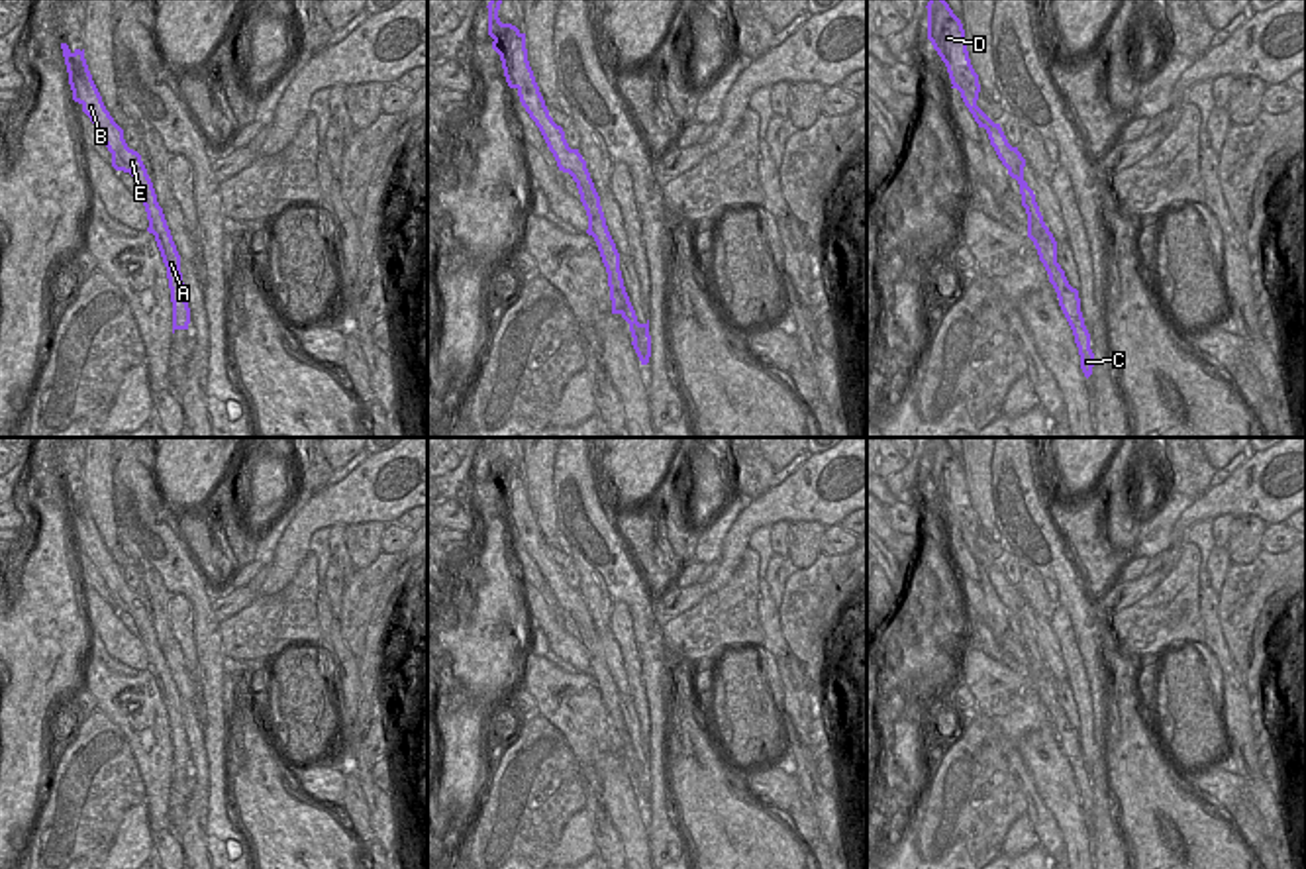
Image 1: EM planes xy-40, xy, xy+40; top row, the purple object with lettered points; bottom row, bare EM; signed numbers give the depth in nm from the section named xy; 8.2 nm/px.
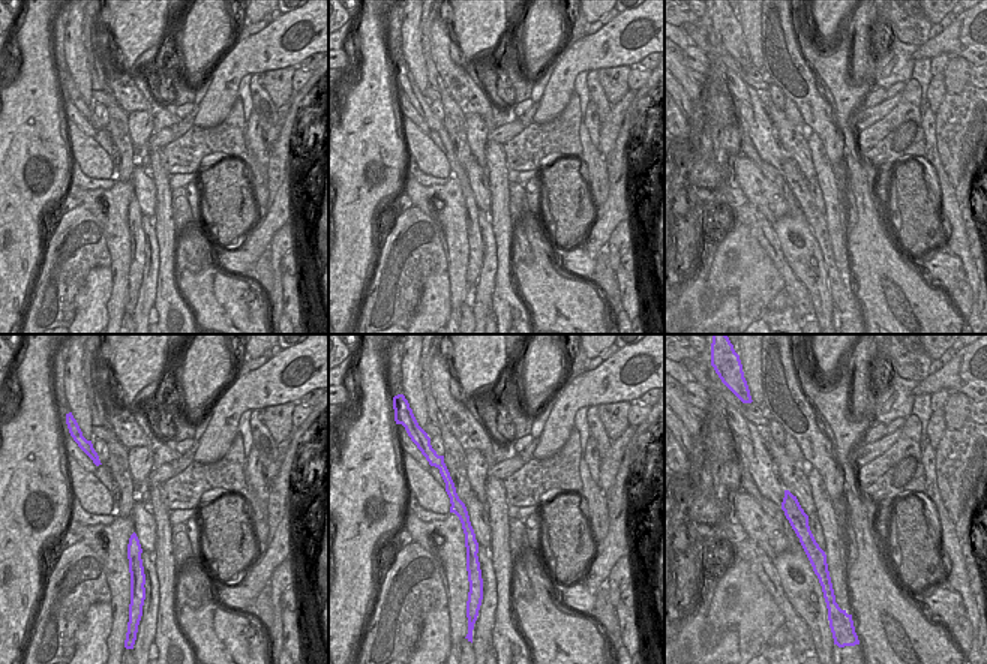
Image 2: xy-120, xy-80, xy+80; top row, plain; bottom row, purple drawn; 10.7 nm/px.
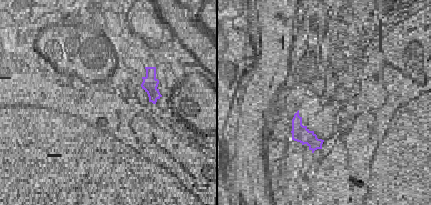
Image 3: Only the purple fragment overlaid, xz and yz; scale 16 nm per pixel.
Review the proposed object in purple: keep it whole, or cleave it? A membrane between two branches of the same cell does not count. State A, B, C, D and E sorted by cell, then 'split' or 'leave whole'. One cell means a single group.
A B D E / C; split

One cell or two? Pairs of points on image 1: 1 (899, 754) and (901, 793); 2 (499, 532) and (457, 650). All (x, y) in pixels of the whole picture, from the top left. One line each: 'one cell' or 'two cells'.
1: one cell
2: one cell

